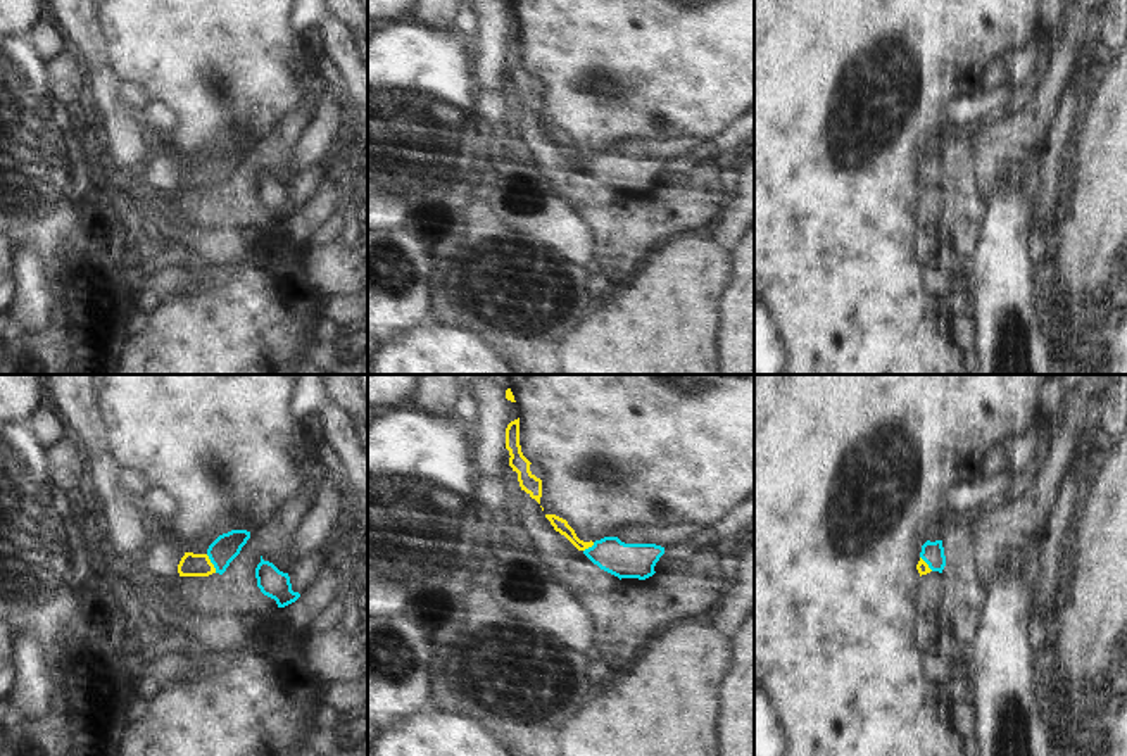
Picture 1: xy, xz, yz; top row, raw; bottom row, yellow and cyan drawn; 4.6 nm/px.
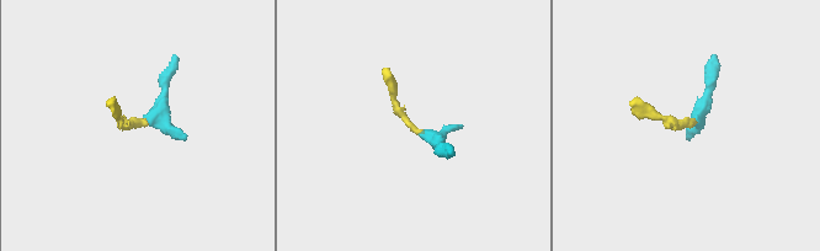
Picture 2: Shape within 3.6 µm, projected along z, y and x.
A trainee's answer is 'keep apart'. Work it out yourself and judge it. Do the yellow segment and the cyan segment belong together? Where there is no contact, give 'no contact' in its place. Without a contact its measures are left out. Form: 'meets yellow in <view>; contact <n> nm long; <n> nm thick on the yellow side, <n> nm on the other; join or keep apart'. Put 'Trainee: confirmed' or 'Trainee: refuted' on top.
Trainee: refuted
meets yellow in xy; contact 100 nm long; 110 nm thick on the yellow side, 120 nm on the other; join

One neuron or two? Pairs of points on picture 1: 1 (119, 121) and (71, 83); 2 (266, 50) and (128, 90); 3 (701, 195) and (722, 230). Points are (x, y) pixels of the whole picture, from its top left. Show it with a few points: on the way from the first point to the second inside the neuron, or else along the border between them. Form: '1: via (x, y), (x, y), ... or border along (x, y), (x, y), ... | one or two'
1: border along (75, 54), (87, 85), (85, 99) | two
2: border along (119, 80), (133, 80), (151, 99) | two
3: border along (725, 199), (720, 213), (701, 233) | two

